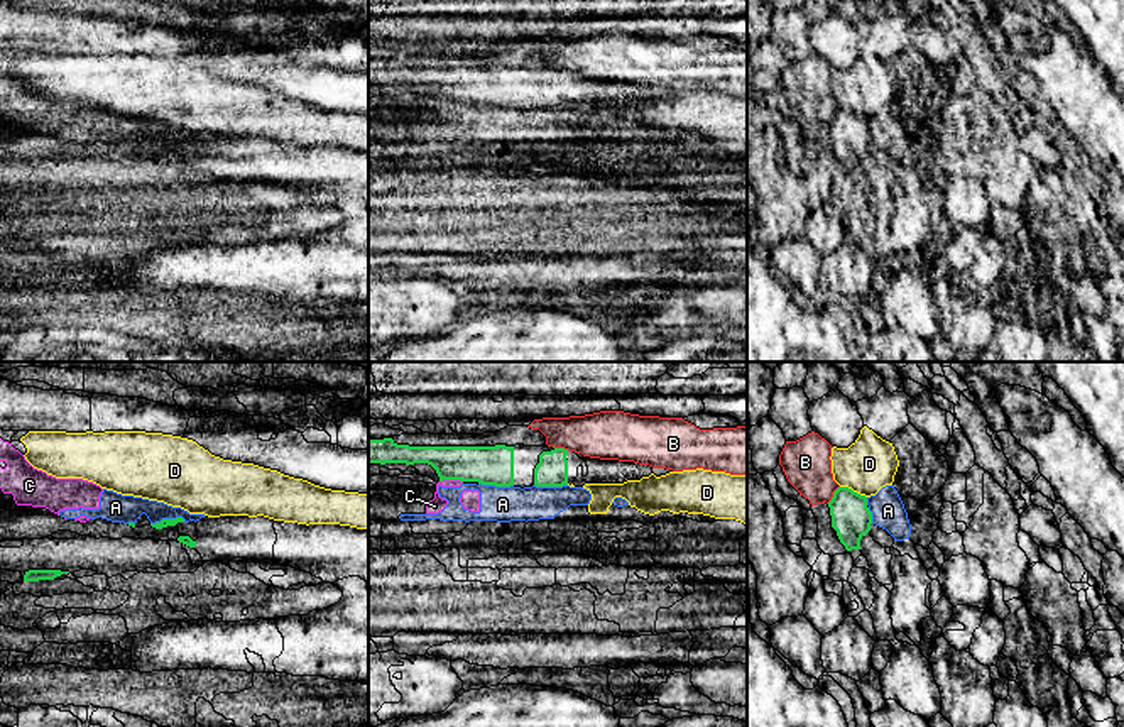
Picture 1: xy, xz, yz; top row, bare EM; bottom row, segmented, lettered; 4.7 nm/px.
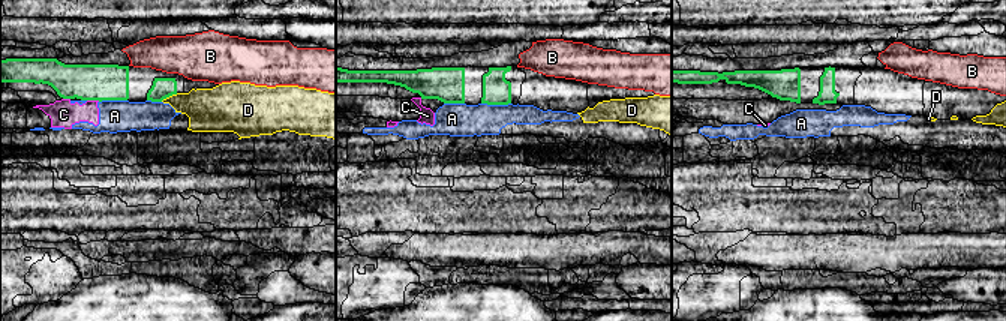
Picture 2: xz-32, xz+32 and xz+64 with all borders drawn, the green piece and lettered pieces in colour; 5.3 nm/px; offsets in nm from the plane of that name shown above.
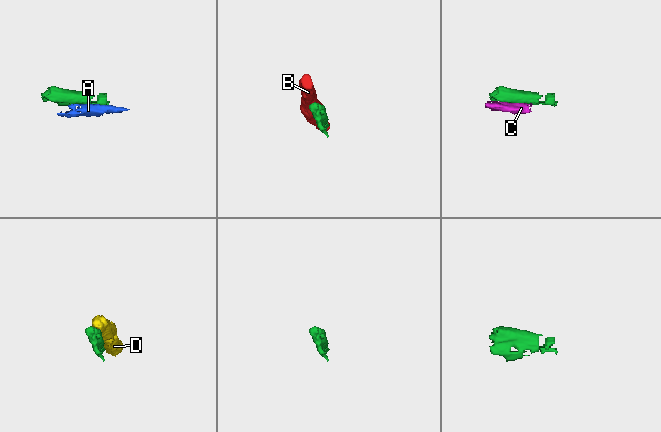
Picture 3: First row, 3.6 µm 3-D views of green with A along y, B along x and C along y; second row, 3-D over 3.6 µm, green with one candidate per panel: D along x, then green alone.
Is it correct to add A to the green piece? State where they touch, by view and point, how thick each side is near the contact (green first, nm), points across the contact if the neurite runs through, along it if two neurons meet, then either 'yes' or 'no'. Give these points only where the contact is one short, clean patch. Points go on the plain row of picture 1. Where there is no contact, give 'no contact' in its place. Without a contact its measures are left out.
xy (168, 141) | 50/140 nm | no

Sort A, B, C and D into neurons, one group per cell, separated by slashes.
A C / B / D

